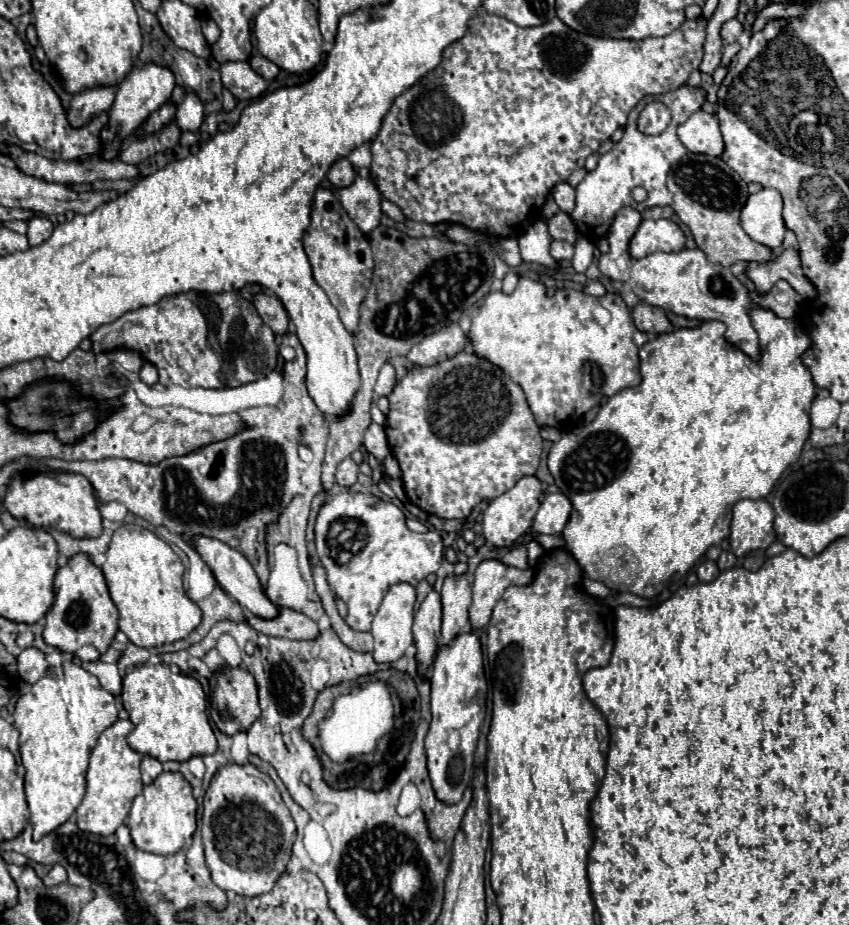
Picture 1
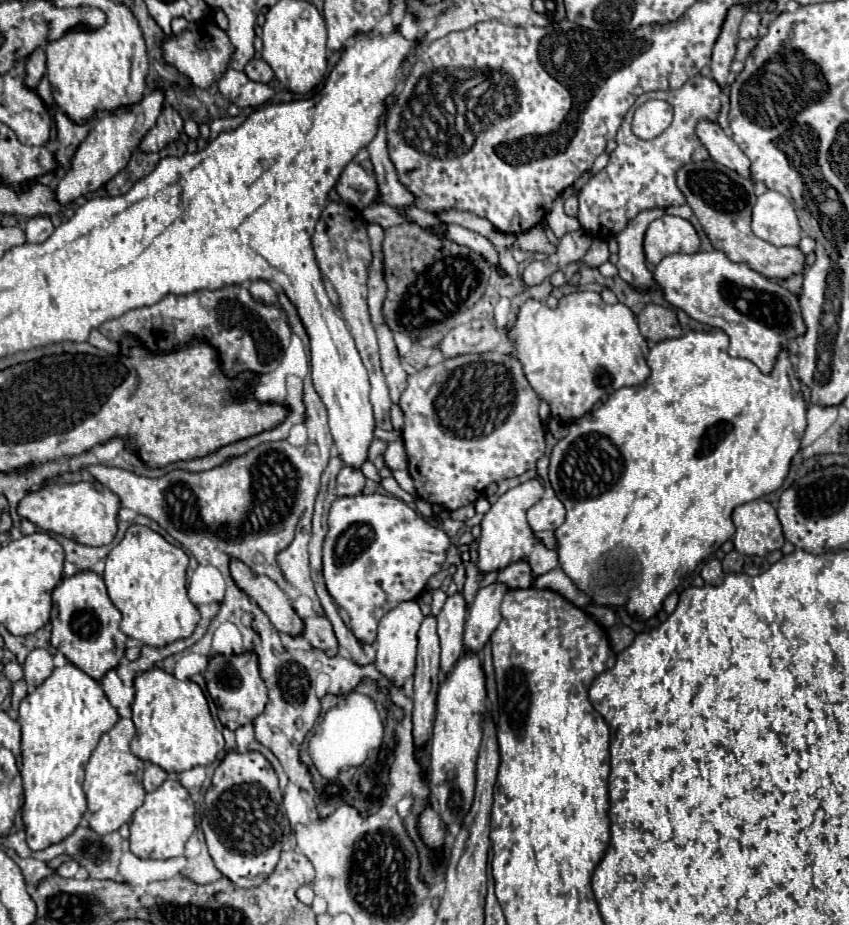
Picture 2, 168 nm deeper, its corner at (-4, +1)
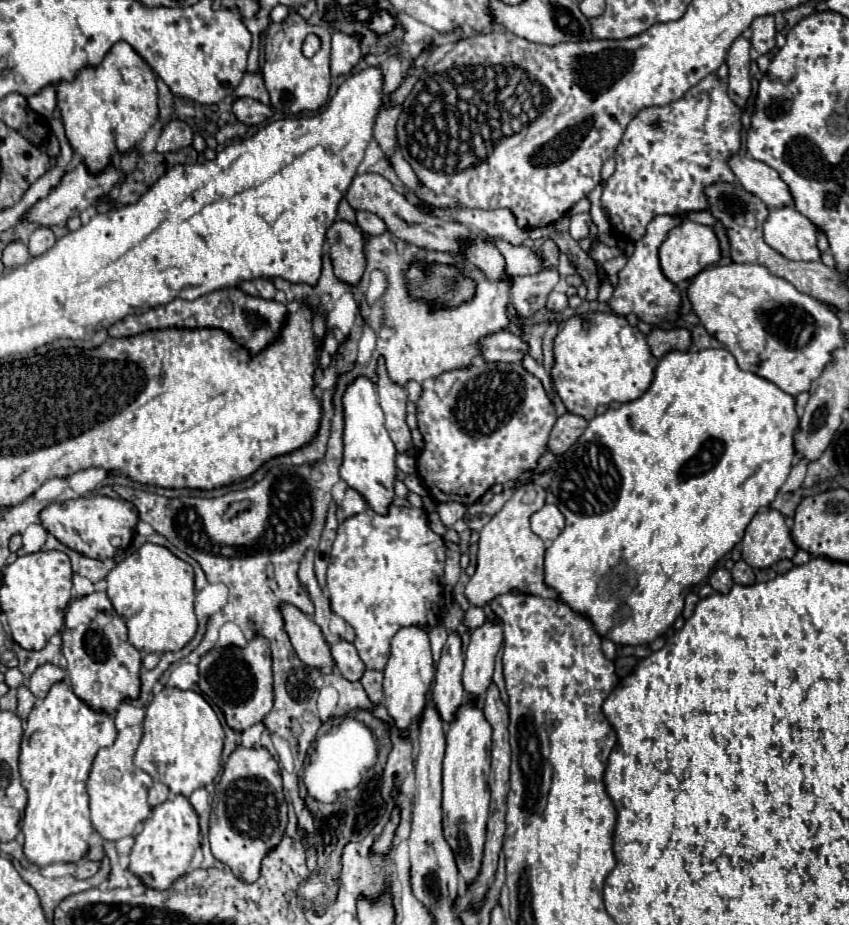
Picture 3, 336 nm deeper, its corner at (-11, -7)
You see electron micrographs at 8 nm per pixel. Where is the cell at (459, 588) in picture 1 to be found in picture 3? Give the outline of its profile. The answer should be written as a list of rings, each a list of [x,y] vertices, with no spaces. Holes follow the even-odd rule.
[[[457,632],[449,634],[441,660],[437,664],[437,674],[433,680],[433,704],[435,710],[439,712],[441,720],[445,724],[455,718],[455,710],[463,706],[465,702],[465,688],[461,684],[461,674],[463,674],[463,652],[461,652],[461,640]]]

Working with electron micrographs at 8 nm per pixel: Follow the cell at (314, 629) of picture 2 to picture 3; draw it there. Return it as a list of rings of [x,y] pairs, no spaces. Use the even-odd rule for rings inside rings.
[[[341,640],[337,644],[331,646],[331,654],[333,654],[333,660],[335,660],[335,668],[349,680],[349,682],[357,682],[361,680],[363,676],[363,670],[365,670],[365,664],[363,660],[359,658],[357,650],[353,644]]]

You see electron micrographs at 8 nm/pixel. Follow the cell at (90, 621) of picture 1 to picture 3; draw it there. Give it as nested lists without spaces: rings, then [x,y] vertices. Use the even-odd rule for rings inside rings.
[[[93,592],[69,604],[65,614],[63,656],[67,658],[67,684],[79,700],[97,712],[113,714],[125,700],[139,698],[141,654],[127,642],[127,626],[113,610],[105,592]]]

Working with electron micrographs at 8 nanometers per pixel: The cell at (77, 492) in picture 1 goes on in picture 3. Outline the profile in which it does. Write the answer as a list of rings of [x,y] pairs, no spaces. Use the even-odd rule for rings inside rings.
[[[83,496],[77,500],[67,500],[61,504],[51,504],[41,512],[41,522],[61,544],[71,550],[81,552],[87,558],[115,558],[123,554],[135,534],[135,526],[139,522],[139,512],[135,506],[121,498],[107,496]]]

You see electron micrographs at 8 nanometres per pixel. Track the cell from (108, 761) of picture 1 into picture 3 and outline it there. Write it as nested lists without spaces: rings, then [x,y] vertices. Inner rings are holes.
[[[129,726],[117,734],[113,746],[101,748],[93,760],[93,768],[87,780],[87,794],[89,794],[93,826],[105,840],[115,842],[119,838],[135,834],[137,824],[143,822],[151,812],[151,806],[147,802],[147,792],[153,780],[147,772],[139,770],[133,764],[133,754],[141,742],[141,736],[143,736],[141,726]]]

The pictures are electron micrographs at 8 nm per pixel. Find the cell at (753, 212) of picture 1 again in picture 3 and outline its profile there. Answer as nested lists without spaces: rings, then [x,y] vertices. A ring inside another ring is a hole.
[[[791,206],[769,210],[765,242],[789,260],[815,262],[821,258],[817,248],[817,226]]]

